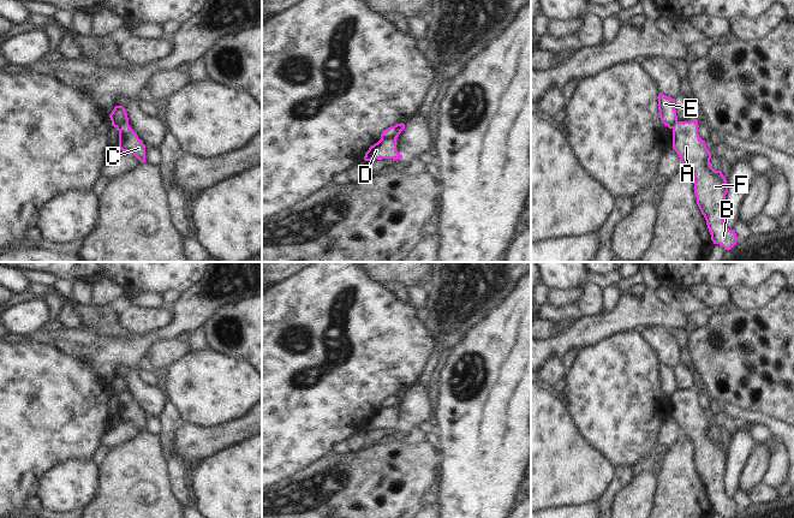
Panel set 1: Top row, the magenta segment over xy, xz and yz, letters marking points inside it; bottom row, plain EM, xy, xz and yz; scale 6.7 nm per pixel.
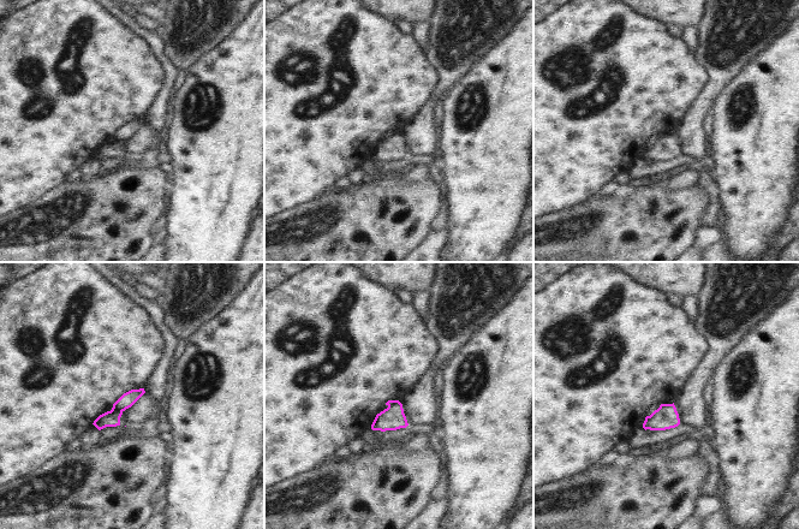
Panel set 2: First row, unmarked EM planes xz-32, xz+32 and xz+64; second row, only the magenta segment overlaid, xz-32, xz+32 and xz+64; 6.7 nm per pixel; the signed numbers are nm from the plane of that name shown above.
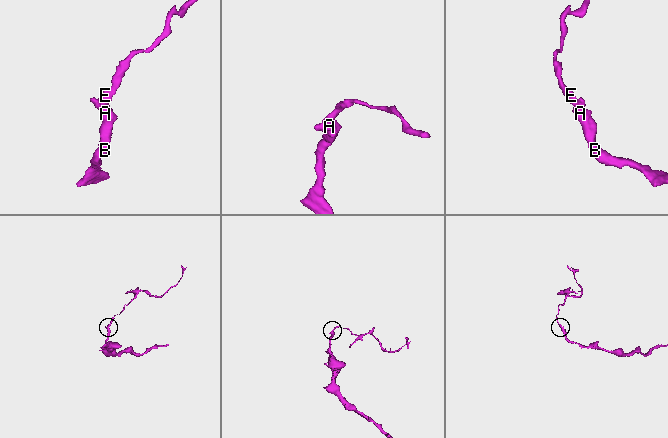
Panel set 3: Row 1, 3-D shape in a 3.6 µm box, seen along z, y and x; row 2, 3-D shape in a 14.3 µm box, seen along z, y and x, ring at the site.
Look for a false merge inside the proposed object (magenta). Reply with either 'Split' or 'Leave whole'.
Split

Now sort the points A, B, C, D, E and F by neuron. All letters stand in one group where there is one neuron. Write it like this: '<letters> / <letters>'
A B C D F / E

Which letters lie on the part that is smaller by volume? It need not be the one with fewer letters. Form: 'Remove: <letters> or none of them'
Remove: E

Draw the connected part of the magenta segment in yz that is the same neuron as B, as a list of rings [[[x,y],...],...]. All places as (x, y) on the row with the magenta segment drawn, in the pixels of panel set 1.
[[[697,119],[676,121],[673,127],[673,149],[693,177],[697,204],[706,220],[711,240],[724,250],[730,250],[738,237],[734,230],[726,226],[723,219],[727,180],[721,171],[710,166],[711,154],[705,141],[699,137],[698,127]]]

